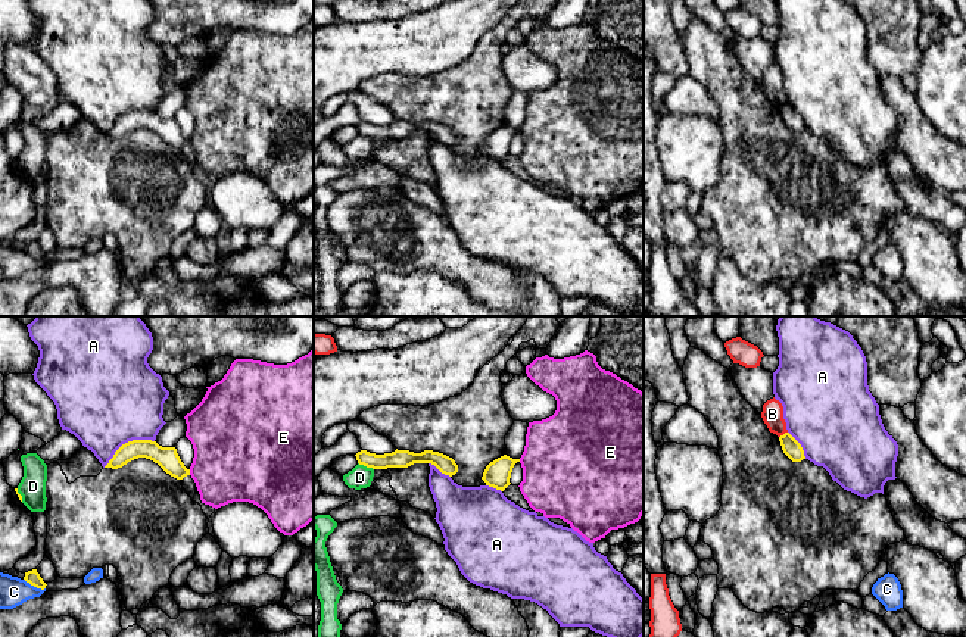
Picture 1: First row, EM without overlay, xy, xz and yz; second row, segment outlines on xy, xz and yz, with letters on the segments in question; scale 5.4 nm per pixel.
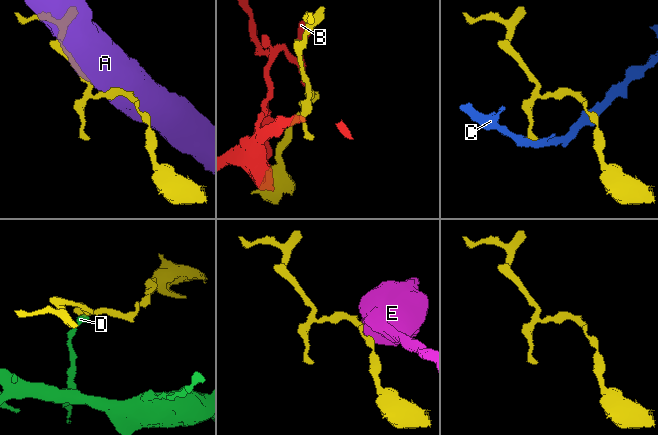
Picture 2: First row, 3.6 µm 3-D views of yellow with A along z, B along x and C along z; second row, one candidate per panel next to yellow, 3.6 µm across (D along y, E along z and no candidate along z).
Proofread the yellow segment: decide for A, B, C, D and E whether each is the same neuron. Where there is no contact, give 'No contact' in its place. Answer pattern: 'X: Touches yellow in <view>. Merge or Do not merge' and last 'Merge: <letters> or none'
A: Touches yellow in xy. Do not merge
B: Touches yellow in yz. Do not merge
C: Touches yellow in xy. Do not merge
D: Touches yellow in xz. Do not merge
E: Touches yellow in xy. Do not merge
Merge: none

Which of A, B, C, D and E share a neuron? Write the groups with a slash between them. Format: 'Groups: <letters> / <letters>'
Groups: A / B / C / D / E

